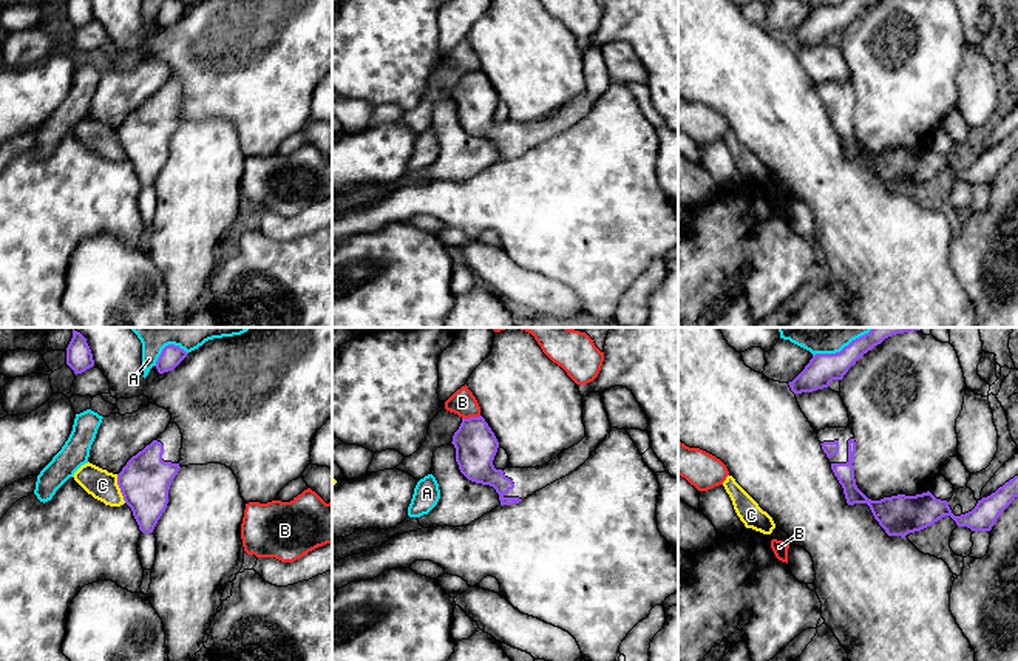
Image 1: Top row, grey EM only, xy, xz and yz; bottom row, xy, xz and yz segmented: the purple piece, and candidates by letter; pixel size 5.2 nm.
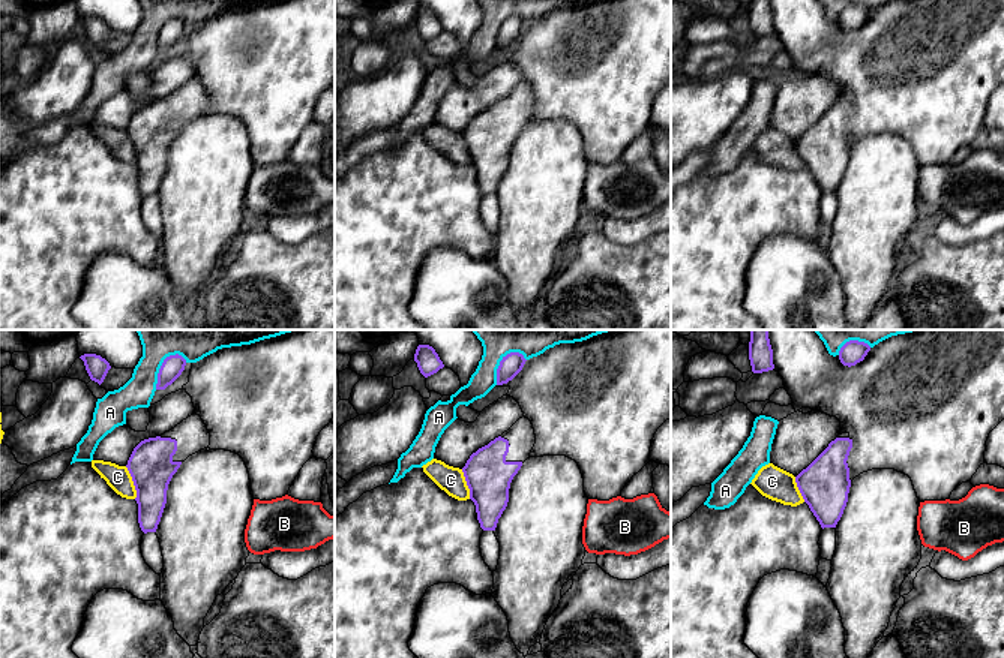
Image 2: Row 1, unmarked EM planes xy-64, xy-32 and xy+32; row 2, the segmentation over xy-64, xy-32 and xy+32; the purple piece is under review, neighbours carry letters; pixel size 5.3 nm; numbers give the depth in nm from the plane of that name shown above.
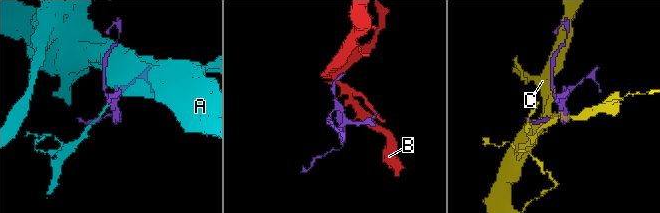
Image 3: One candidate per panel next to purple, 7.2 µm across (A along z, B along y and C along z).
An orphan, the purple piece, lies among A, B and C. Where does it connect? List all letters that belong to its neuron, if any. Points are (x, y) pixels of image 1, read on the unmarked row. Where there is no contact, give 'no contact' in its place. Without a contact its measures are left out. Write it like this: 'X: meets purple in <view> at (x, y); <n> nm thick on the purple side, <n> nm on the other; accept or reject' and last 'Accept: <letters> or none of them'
A: meets purple in xy at (159, 10); 110 nm thick on the purple side, 90 nm on the other; reject
B: meets purple in xz at (470, 71); 220 nm thick on the purple side, 140 nm on the other; reject
C: meets purple in xy at (119, 141); 260 nm thick on the purple side, 160 nm on the other; reject
Accept: none of them

